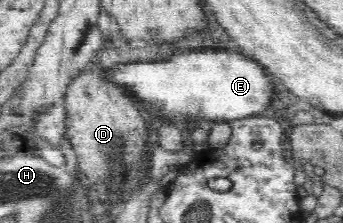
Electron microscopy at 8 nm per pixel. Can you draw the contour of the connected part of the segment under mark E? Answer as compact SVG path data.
M183 49L177 54L171 54L167 59L158 62L132 62L129 65L121 64L119 69L111 69L111 81L117 85L125 85L129 95L144 107L159 111L165 115L164 119L171 121L185 121L185 119L230 119L265 113L271 107L271 101L276 89L271 80L267 78L267 71L255 60L249 60L237 51L199 51L199 49Z

